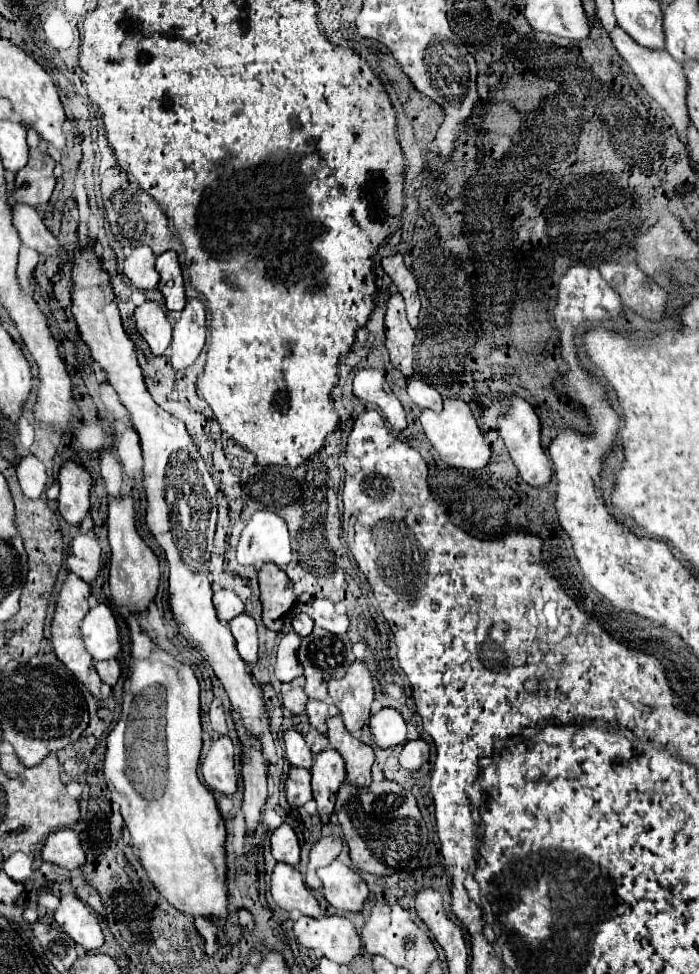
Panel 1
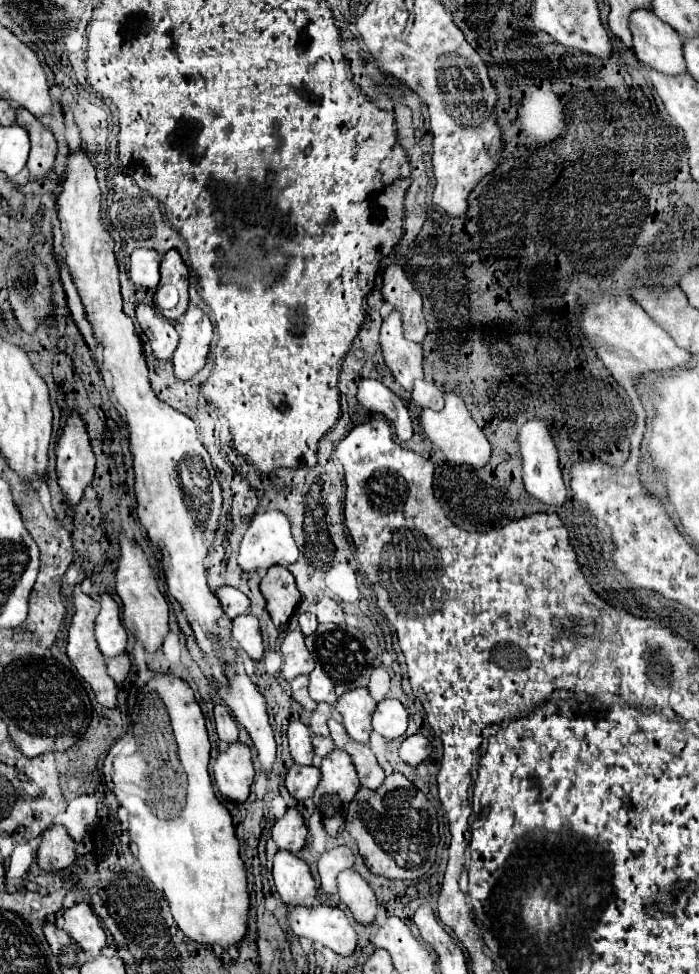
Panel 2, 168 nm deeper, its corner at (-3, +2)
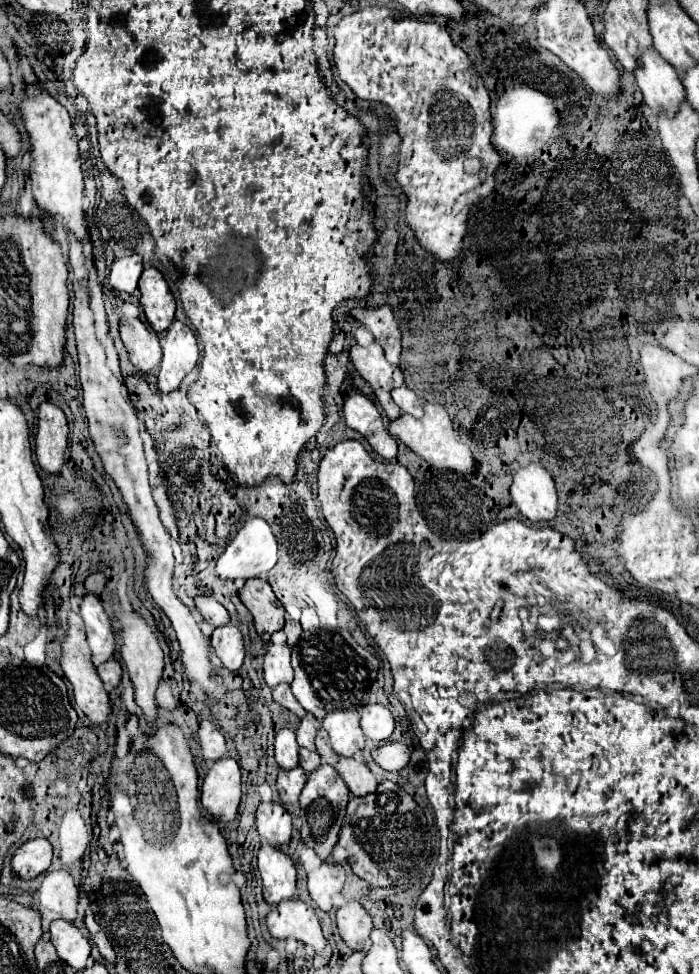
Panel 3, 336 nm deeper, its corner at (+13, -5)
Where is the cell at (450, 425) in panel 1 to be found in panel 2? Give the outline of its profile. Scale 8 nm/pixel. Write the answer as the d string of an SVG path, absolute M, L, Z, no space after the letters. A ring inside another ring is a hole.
M456 393L446 395L446 407L442 411L424 409L420 415L420 423L426 437L446 455L450 463L458 463L458 465L464 463L464 465L472 465L474 469L482 469L490 461L490 443L484 437L482 429L474 423L464 401Z

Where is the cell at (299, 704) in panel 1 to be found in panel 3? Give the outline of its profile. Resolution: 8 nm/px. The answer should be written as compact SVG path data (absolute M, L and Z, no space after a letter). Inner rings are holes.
M278 684L278 686L274 688L274 700L276 700L278 704L282 704L284 708L288 708L290 712L294 712L298 718L304 718L304 716L306 716L306 710L296 702L294 694L290 692L290 684Z

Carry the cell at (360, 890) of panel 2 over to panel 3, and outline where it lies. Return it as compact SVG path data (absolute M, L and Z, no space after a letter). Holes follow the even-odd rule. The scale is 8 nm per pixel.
M348 900L346 904L342 904L336 910L336 922L338 922L338 932L340 932L342 940L352 950L364 950L364 952L368 952L372 918L362 908L360 902Z

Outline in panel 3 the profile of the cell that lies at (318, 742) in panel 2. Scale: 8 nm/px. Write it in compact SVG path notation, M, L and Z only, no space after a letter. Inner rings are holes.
M300 748L300 766L304 768L306 774L310 774L312 770L316 770L316 766L320 766L320 764L322 764L322 760L320 760L320 754L318 752Z

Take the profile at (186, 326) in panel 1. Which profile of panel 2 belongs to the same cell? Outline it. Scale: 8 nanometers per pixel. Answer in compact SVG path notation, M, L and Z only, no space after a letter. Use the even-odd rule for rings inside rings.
M190 307L180 319L180 343L174 351L174 375L180 381L194 377L206 363L212 343L212 323L200 307Z

